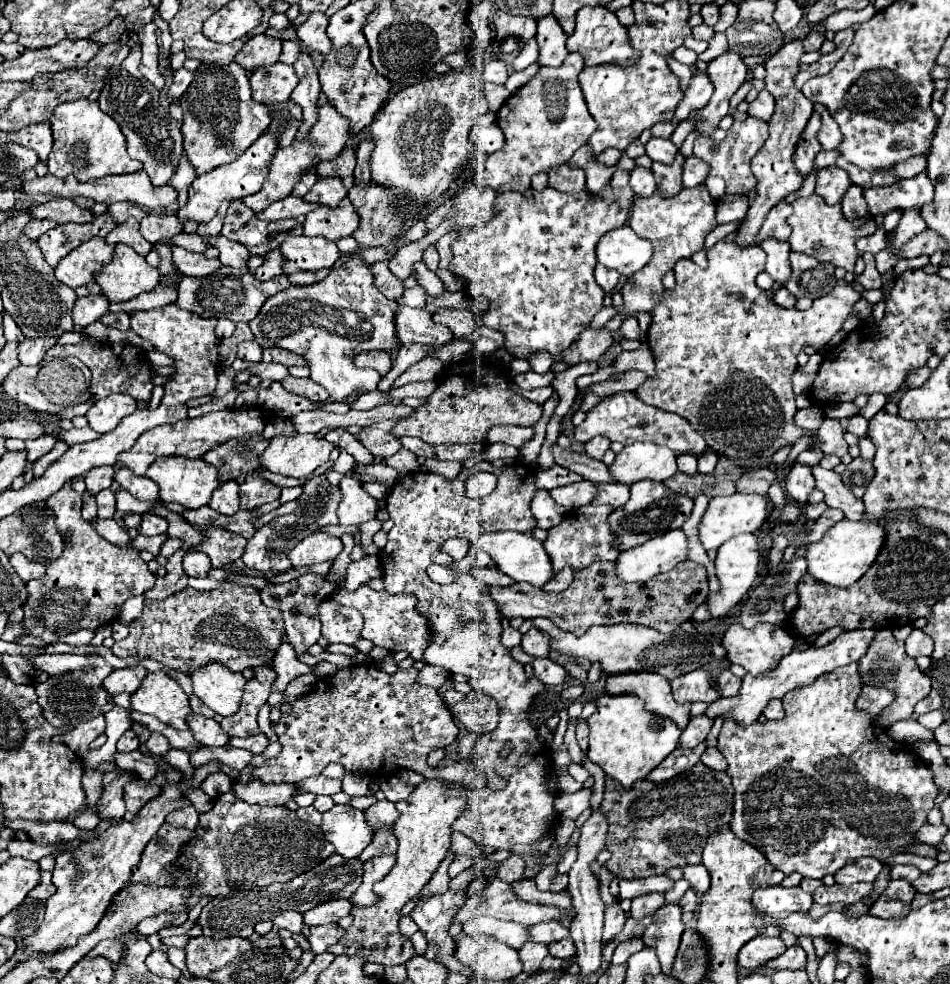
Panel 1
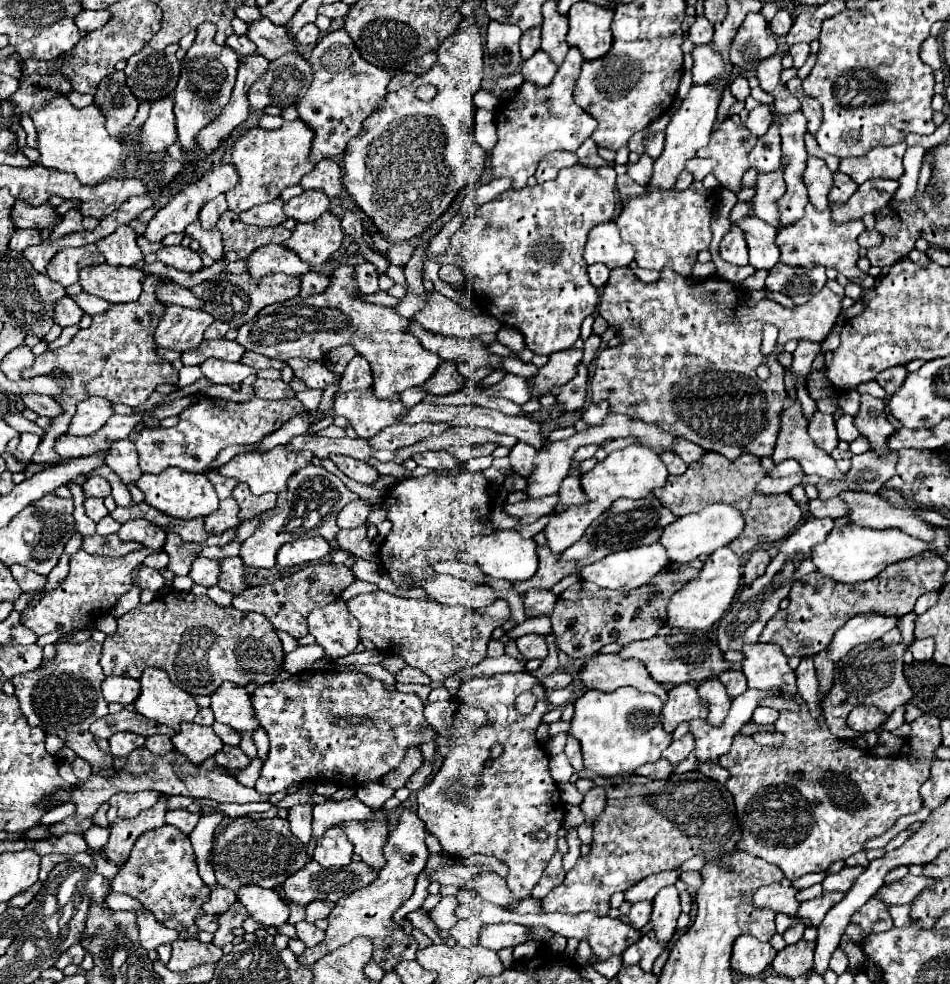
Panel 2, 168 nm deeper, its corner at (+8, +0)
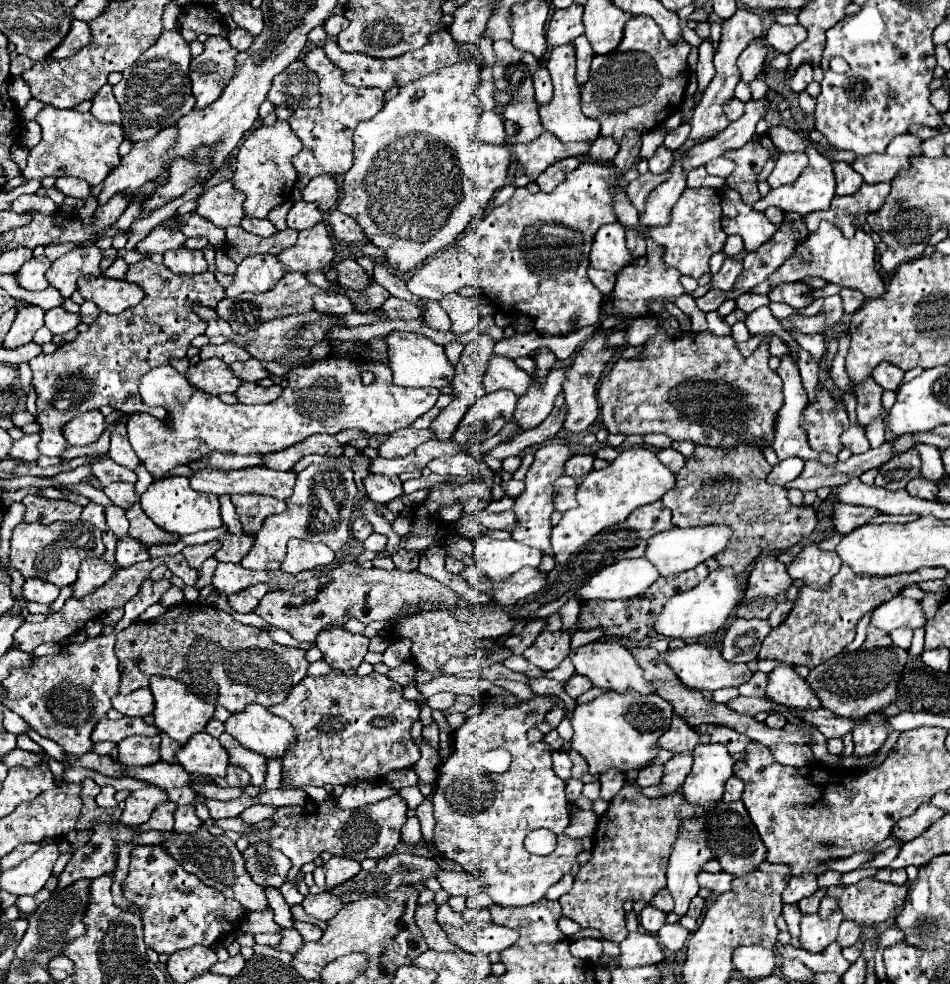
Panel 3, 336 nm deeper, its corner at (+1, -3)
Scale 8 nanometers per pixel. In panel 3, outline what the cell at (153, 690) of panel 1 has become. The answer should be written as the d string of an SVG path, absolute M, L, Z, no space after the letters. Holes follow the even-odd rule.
M151 676L151 692L155 698L155 708L153 708L155 726L159 730L167 732L179 744L185 744L185 740L189 740L189 736L193 736L195 732L201 732L213 716L213 706L199 700L197 696L193 696L179 680L171 680L165 676Z

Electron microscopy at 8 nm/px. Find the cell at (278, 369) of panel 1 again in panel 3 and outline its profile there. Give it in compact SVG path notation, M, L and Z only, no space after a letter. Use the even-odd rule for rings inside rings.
M207 358L201 360L197 364L191 364L187 370L187 380L213 394L213 396L221 396L225 392L235 392L235 388L239 388L239 378L231 372L231 368L221 362L219 358Z

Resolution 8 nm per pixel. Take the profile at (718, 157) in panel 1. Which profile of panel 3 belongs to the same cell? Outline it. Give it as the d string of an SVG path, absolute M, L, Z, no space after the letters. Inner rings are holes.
M751 140L743 148L725 152L723 156L735 162L735 170L727 178L727 186L737 190L741 194L741 200L751 206L753 202L757 202L761 198L759 190L757 190L757 174L769 160L769 156L771 156L769 150L763 148L759 142Z

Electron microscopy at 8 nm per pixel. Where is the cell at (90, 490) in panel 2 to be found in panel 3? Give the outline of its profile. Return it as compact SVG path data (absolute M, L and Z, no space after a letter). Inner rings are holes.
M111 482L109 486L103 488L103 492L109 496L109 500L115 506L119 506L123 510L127 510L135 502L139 502L139 496L133 492L133 486L127 484L127 482Z

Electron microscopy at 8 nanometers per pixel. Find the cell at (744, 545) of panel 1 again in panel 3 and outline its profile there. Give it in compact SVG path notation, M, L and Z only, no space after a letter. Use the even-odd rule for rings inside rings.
M719 566L717 570L709 572L709 576L687 592L679 592L665 602L661 616L655 620L653 628L667 638L701 638L707 634L715 634L727 618L733 614L735 606L743 598L743 590L739 588L739 576L731 570L731 566Z

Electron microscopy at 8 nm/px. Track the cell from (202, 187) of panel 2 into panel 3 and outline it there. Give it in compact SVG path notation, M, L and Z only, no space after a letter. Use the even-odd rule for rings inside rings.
M159 224L155 226L139 244L137 250L141 252L165 252L165 250L177 250L183 246L183 242L187 240L187 236L183 236L183 232L177 226L165 226Z

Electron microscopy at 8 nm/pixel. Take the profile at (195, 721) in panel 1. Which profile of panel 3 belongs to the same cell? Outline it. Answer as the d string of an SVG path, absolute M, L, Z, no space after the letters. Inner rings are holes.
M207 732L193 734L187 744L179 748L177 760L189 774L203 774L211 778L223 776L229 766L227 750Z

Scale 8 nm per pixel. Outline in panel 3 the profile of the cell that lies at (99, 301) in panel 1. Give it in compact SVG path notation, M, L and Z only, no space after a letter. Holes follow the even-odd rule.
M51 308L45 312L45 326L53 332L53 334L65 334L75 330L81 324L81 316L79 314L71 314L65 308Z

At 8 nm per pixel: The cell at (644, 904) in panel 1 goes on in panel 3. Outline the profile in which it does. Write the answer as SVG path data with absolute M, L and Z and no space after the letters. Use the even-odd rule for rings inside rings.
M647 904L647 906L641 910L641 914L639 914L639 922L641 922L641 926L643 926L647 932L655 934L655 932L665 924L665 914L663 914L661 910L651 908L651 906Z

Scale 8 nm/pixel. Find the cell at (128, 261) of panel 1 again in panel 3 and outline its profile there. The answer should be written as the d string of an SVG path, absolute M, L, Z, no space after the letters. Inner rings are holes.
M81 276L79 292L107 314L119 314L143 300L143 290L137 288L137 284L107 276Z

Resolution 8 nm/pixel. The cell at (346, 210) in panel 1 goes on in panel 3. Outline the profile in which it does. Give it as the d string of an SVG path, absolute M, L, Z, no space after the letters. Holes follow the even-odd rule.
M325 222L315 224L311 230L301 230L297 244L277 256L289 272L317 272L325 270L335 260L335 240Z

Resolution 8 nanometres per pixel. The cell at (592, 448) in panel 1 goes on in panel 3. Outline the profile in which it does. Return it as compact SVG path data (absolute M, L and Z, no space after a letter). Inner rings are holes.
M589 454L571 456L571 460L567 460L567 464L565 464L565 474L573 476L573 478L583 478L593 470L593 460L595 460L595 456L589 456Z

